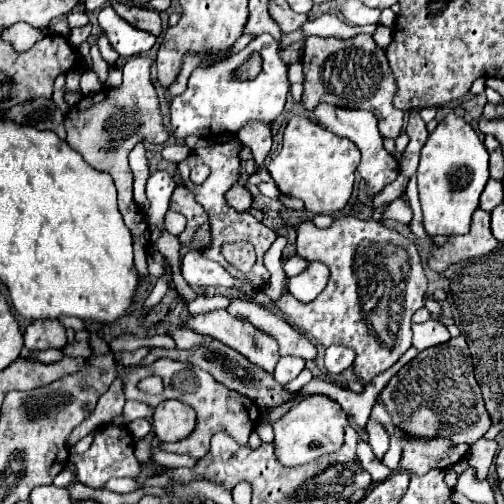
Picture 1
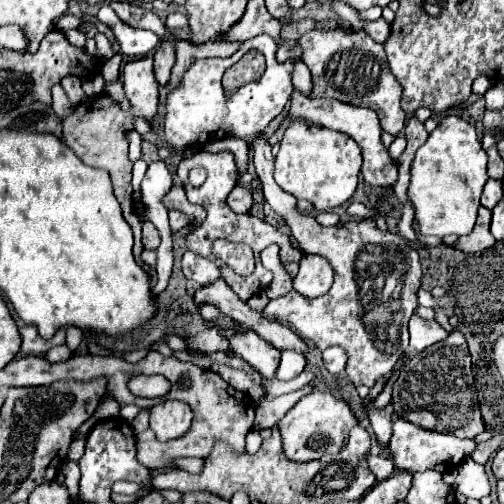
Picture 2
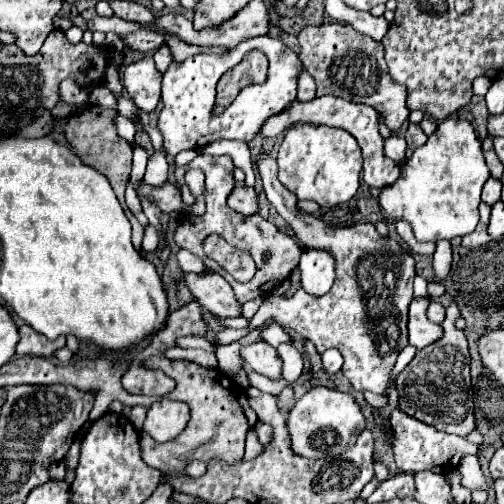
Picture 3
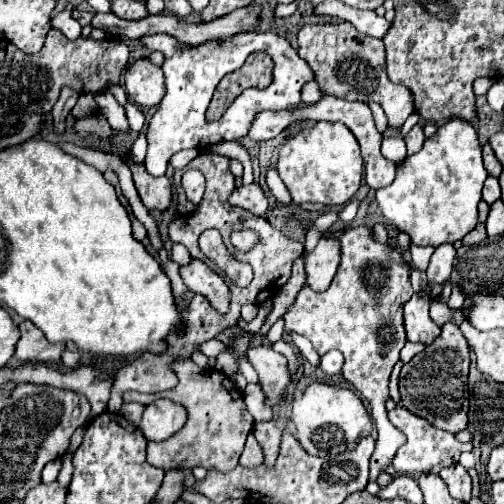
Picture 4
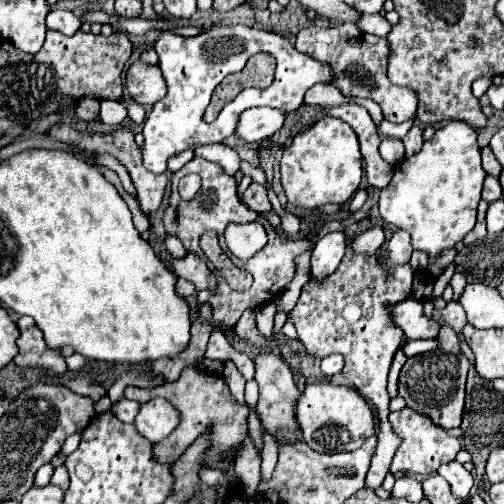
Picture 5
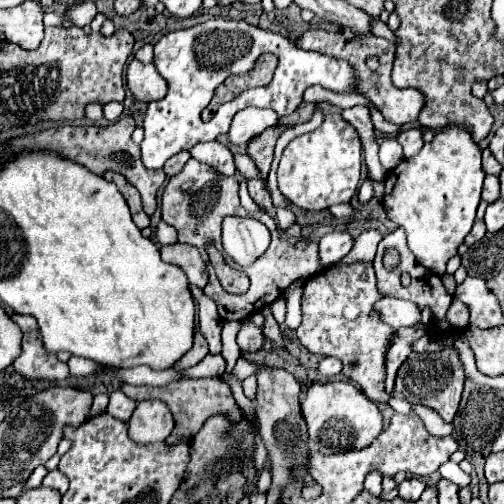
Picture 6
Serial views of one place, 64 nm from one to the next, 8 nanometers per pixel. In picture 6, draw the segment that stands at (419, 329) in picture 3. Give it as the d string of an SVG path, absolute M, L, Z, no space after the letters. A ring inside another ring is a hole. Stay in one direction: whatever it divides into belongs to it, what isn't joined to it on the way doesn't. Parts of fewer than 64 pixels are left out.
M382 298L374 304L374 310L380 314L382 322L392 328L420 324L420 310L416 310L416 304L412 304L408 300Z

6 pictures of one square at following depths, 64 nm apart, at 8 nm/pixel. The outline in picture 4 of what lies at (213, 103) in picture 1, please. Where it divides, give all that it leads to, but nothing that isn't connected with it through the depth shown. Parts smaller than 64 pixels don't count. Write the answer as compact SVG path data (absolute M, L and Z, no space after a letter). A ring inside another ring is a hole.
M238 32L236 36L230 36L228 40L208 40L198 46L188 46L176 40L168 34L154 34L142 38L146 48L156 50L164 54L162 66L166 96L158 104L158 110L148 122L146 138L148 138L148 152L144 158L144 166L152 176L162 176L166 172L168 160L172 154L196 148L204 150L206 146L224 142L224 140L240 140L246 136L248 124L252 116L260 110L292 110L300 106L300 92L304 84L312 82L316 74L308 66L304 58L298 56L298 52L290 46L290 42L284 36L272 34L272 32ZM256 50L274 52L274 82L272 86L264 88L262 92L242 92L232 106L222 114L220 120L214 124L206 124L206 108L214 94L216 84L224 78L226 72L234 72L242 66L242 62Z

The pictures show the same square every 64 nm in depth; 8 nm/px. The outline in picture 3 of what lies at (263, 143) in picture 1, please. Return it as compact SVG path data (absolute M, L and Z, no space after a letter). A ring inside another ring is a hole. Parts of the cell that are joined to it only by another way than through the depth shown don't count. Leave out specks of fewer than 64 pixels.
M258 156L258 170L264 182L266 198L276 212L292 226L304 248L324 248L336 258L336 280L328 294L312 296L300 288L292 298L268 296L250 320L248 330L226 328L218 334L216 344L230 344L256 326L264 324L266 318L274 316L286 330L294 330L304 340L310 340L322 354L326 348L336 348L344 356L344 376L350 380L354 390L386 394L392 368L398 352L408 344L406 320L408 304L414 298L412 280L416 276L414 258L392 238L382 238L374 224L356 222L352 226L328 226L312 214L296 210L294 194L278 180L278 166L272 156Z

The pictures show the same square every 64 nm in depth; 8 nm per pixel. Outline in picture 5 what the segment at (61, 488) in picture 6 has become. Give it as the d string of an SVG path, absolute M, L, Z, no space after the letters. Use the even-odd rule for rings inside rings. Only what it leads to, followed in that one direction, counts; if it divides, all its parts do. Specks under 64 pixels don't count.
M58 466L58 468L54 470L54 474L52 474L52 478L50 478L50 484L58 486L58 488L62 488L62 490L68 488L68 472L66 472L64 466Z

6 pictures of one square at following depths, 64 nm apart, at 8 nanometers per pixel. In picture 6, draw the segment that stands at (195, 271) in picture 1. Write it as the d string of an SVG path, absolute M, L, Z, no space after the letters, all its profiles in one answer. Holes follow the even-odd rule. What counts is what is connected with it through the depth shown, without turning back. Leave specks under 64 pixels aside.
M164 220L158 222L158 226L156 226L156 236L158 236L160 244L174 244L174 242L176 242L176 230L174 230L170 224L166 224Z

